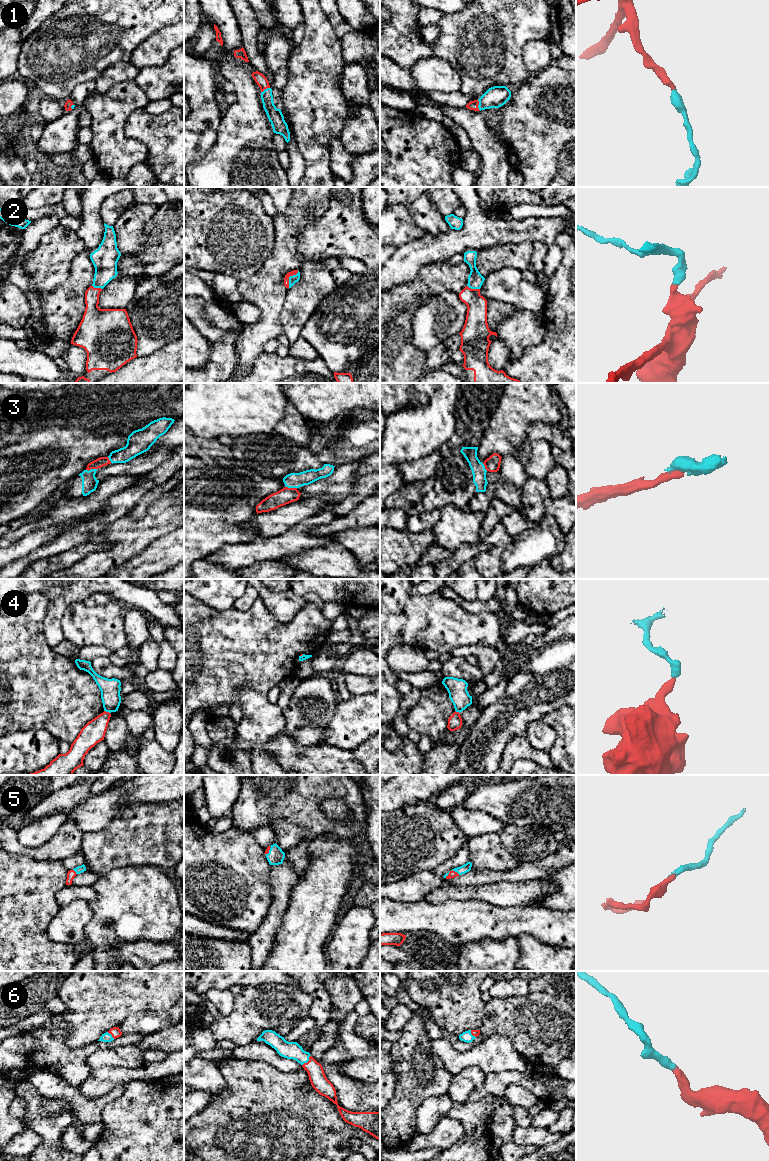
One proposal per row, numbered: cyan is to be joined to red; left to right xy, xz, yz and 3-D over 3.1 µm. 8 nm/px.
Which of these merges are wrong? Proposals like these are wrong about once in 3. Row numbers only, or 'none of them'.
4

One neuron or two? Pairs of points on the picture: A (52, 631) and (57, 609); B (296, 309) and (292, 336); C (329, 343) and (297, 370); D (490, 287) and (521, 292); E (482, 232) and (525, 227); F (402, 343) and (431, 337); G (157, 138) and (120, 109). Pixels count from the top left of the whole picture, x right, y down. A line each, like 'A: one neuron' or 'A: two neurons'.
A: one neuron
B: one neuron
C: two neurons
D: one neuron
E: one neuron
F: two neurons
G: two neurons

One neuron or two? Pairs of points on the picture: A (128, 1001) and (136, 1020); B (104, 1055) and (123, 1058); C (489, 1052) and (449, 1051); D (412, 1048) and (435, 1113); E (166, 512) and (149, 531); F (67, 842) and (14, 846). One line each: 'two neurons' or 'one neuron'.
A: two neurons
B: one neuron
C: one neuron
D: two neurons
E: one neuron
F: one neuron

